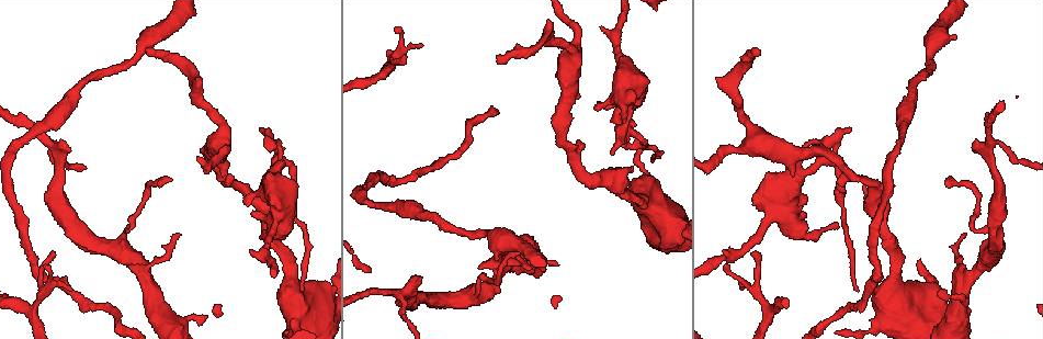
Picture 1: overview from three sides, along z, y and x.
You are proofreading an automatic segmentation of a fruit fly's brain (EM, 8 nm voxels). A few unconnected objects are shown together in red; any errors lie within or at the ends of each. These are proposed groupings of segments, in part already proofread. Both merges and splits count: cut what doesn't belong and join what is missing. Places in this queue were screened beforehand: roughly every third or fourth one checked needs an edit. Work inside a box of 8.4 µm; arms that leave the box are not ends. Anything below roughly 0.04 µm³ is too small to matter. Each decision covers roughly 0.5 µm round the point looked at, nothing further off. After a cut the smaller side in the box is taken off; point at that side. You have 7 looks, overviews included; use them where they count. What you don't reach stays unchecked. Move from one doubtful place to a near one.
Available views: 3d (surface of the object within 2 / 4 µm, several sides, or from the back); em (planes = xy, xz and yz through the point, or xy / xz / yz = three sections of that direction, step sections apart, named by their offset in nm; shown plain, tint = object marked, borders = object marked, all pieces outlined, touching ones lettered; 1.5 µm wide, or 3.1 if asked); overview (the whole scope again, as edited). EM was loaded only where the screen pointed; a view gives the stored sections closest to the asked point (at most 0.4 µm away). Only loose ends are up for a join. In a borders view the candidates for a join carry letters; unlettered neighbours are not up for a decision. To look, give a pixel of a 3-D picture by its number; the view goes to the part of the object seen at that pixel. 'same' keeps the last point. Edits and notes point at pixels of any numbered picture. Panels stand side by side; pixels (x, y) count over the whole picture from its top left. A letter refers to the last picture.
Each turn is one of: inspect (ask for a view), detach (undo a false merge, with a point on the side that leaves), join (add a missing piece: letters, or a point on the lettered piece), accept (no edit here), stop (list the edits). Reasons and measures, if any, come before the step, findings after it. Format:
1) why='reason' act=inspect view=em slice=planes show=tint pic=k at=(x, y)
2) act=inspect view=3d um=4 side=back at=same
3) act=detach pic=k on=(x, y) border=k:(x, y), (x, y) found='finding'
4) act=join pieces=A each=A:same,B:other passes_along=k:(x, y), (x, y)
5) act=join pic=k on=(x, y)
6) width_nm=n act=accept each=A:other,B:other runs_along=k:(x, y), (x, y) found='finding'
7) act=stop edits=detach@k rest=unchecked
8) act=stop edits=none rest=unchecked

why='thick end' act=inspect view=3d um=4 pic=1 at=(130, 266)

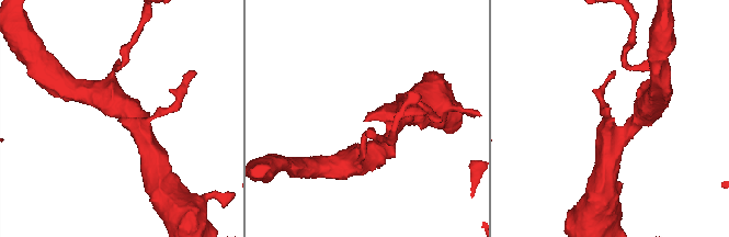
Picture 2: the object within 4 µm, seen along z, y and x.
why='shape alone is not enough' act=inspect view=em slice=xy step=8 show=borders pic=2 at=(363, 121)

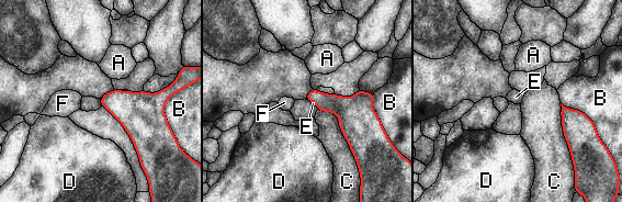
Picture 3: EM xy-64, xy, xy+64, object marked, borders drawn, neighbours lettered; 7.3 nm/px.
act=inspect view=em slice=yz step=4 show=borders at=same

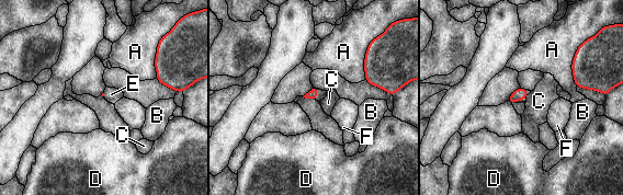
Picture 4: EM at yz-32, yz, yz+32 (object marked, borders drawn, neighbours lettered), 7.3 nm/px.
act=join pieces=E each=A:other,B:other,C:other,D:other,E:same,F:other passes_along=4:(312, 93), (316, 92), (321, 94) found='it goes on there'

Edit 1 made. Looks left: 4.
act=inspect view=overview

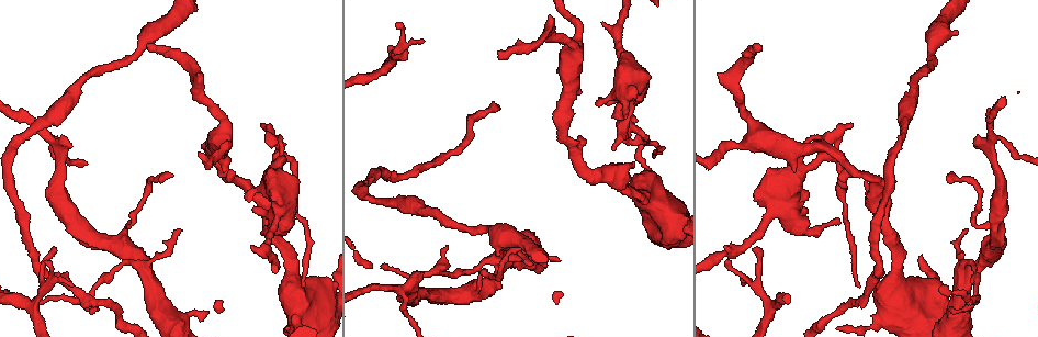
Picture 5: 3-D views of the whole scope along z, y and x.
why='thin end' act=inspect view=em slice=planes show=plain pic=5 at=(172, 177)

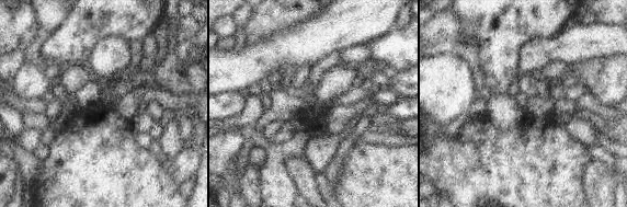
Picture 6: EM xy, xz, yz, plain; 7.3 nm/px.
act=inspect view=em slice=planes show=borders at=same

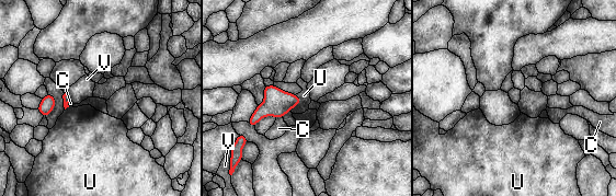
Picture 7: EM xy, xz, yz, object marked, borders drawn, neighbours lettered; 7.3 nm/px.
act=accept each=C:other,U:other,V:other border=7:(296, 94), (301, 101), (289, 111) found='none of them fits'

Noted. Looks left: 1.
act=stop edits=join@4 rest=unchecked

